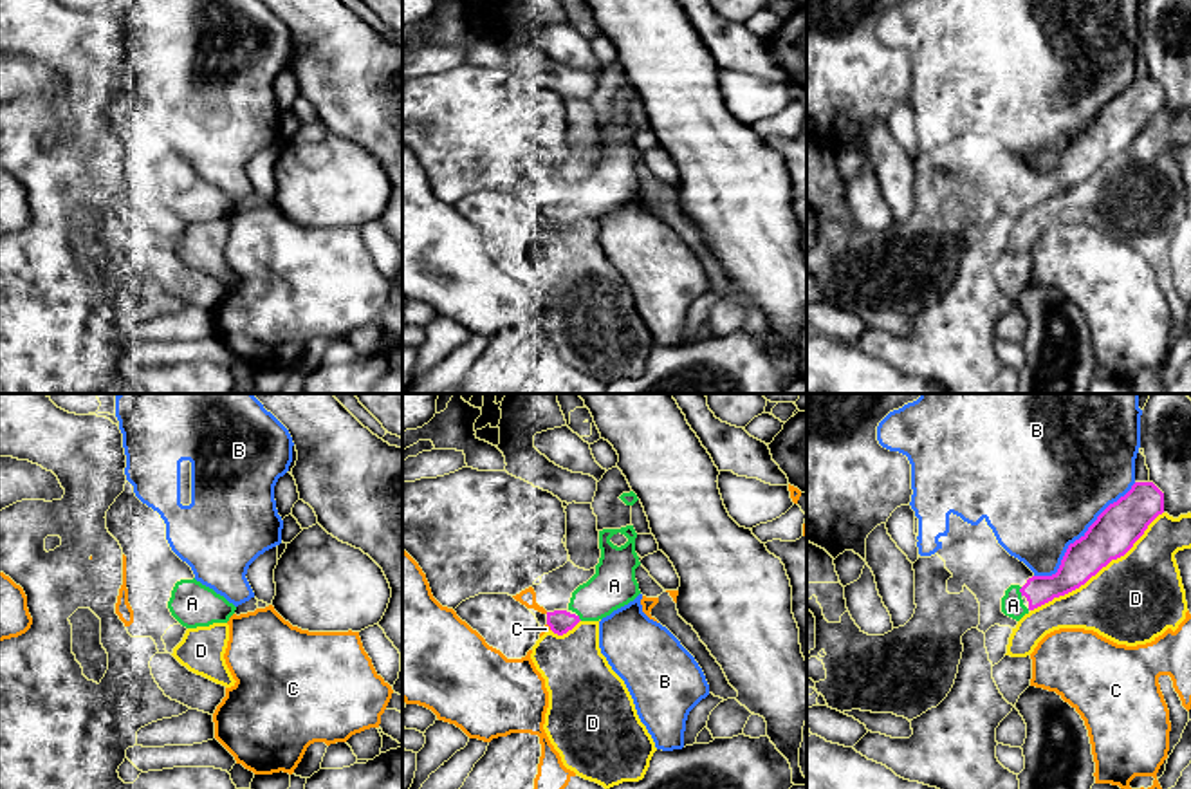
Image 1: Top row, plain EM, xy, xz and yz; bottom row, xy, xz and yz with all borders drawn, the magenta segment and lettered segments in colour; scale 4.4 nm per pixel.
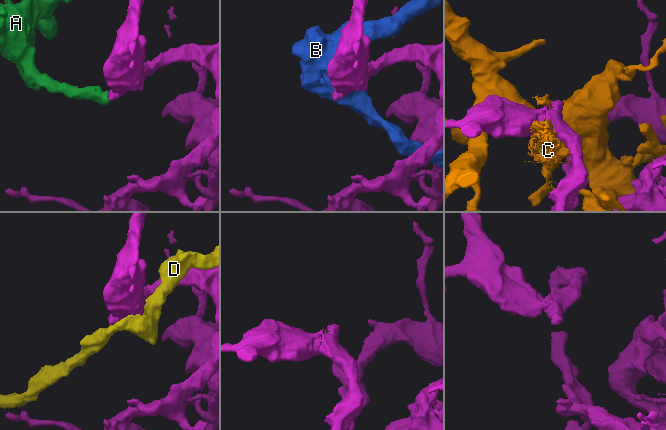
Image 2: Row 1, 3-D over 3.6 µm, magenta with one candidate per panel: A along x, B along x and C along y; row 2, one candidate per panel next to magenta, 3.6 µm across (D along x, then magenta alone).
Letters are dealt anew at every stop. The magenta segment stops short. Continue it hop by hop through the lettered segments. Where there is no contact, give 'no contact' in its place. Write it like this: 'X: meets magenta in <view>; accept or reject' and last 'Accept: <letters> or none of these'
A: meets magenta in yz; accept
B: meets magenta in yz; reject
C: meets magenta in xz; reject
D: meets magenta in yz; reject
Accept: A

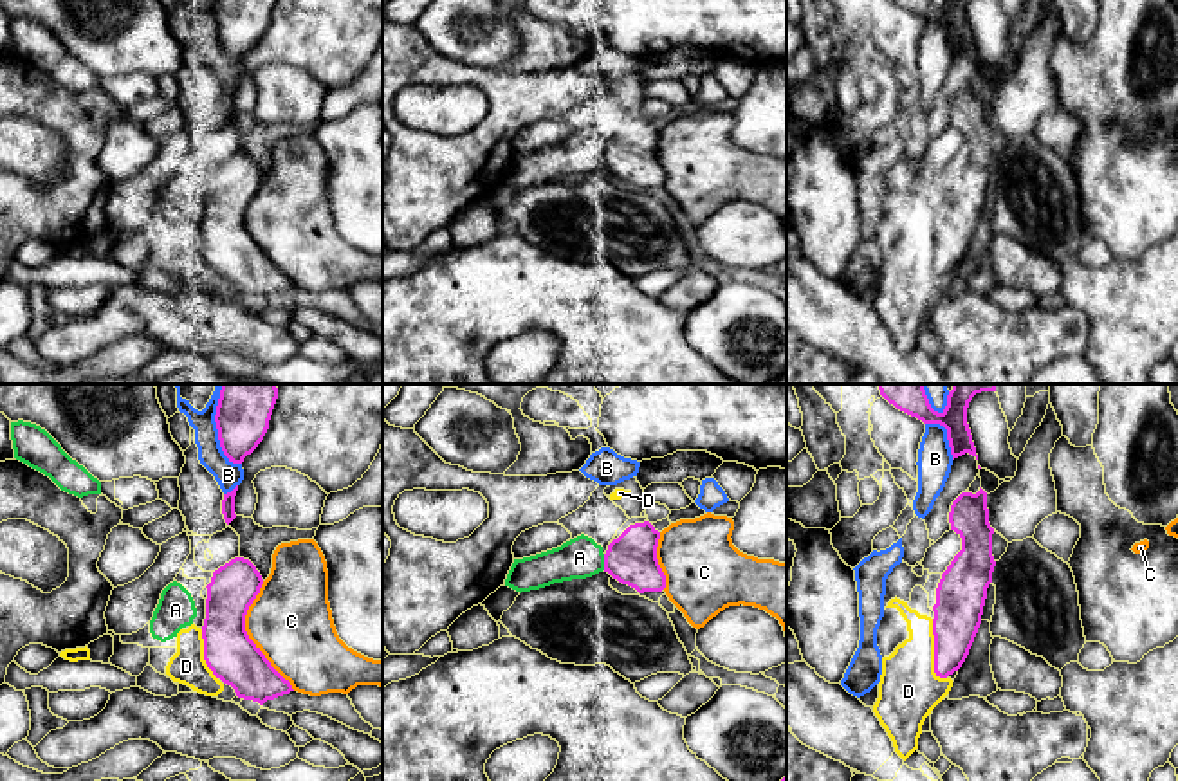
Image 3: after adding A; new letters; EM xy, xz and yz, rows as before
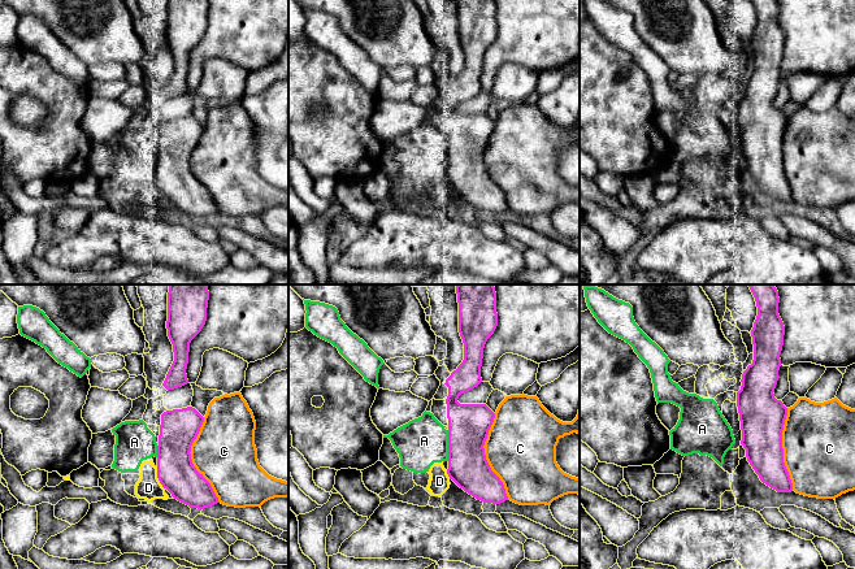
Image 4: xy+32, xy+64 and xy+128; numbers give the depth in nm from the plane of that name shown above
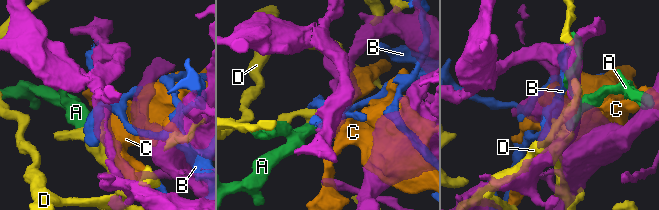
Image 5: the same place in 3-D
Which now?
A: meets magenta in xz; reject
B: meets magenta in xy; reject
C: meets magenta in xy; reject
D: meets magenta in yz; reject
Accept: none of these

